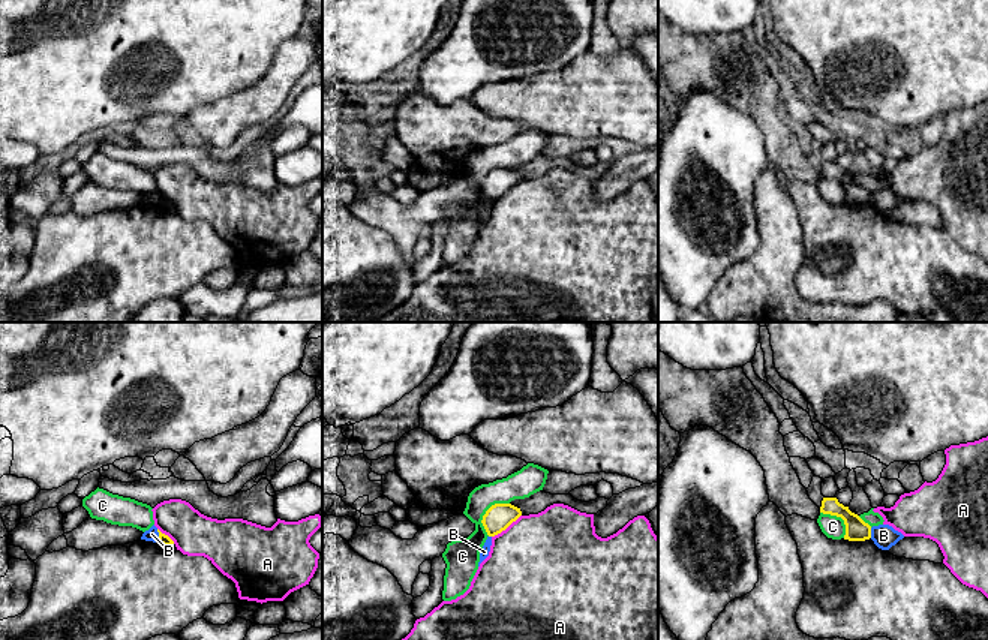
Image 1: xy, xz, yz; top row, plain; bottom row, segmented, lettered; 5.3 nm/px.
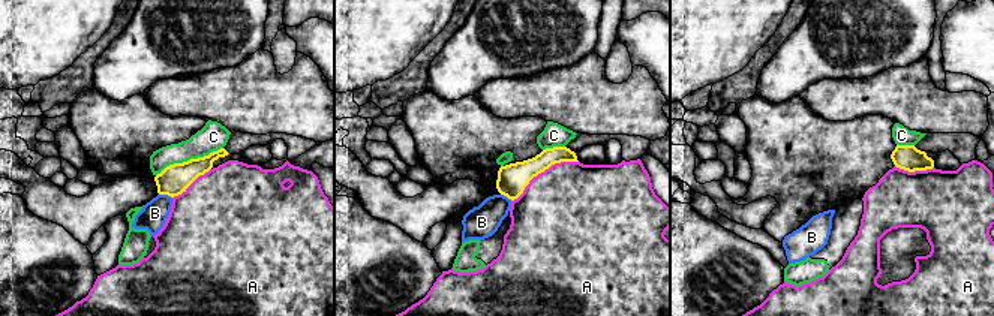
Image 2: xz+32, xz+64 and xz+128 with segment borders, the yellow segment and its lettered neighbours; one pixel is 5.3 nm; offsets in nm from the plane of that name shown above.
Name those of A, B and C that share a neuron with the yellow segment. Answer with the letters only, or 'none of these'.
none of these

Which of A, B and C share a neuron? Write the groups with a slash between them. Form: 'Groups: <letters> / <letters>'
Groups: A / B / C

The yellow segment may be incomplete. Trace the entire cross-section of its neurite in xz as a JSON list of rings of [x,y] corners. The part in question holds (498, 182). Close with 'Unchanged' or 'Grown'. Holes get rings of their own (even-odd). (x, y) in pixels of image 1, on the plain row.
[[[495,168],[483,180],[483,190],[489,201],[495,201],[505,195],[513,186],[522,180],[520,172],[511,168]]]. Unchanged

